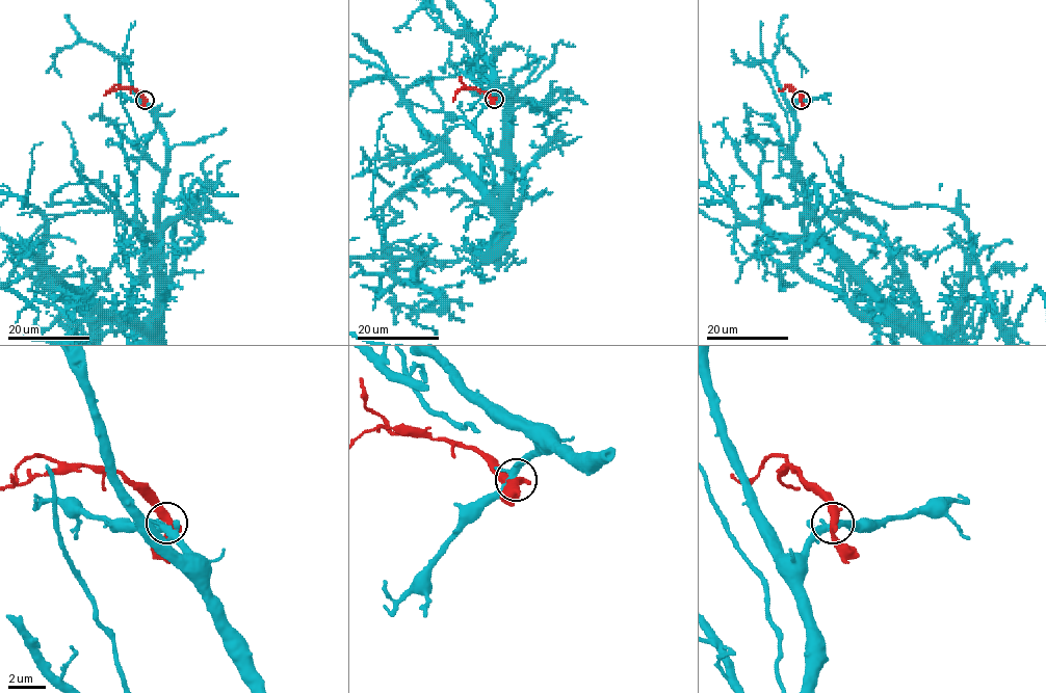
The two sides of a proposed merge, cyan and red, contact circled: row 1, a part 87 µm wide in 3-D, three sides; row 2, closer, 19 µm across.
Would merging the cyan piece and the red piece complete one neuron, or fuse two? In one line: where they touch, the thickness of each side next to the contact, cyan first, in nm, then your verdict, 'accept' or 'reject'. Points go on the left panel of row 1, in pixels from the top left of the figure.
place (145, 100); calibres 400 and 420 nm; reject

